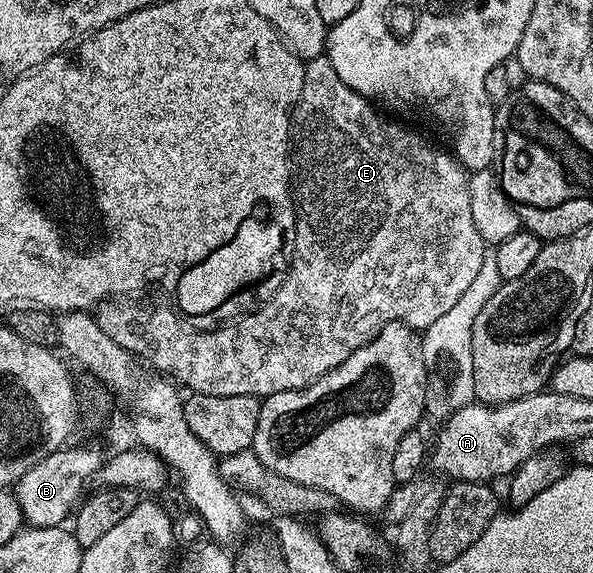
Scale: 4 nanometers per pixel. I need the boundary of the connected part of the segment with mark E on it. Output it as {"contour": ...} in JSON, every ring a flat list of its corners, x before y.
{"contour":[[325,56,311,58,305,63,304,88,300,88,300,96,292,111,292,154,296,159,296,189,292,197,295,201,294,232,292,235,292,265,286,272,286,278,276,288,269,302,262,303,257,310,249,311,217,328,191,328,185,326,179,315,166,306,137,306,134,300,111,298,98,303,96,317,104,336,109,336,113,342,120,344,129,354,141,360,151,371,157,372,167,379,173,380,179,387,204,396,248,396,254,395,261,400,268,394,299,390,327,374,332,368,344,364,356,348,370,342,378,334,379,328,389,322,403,322,413,330,425,332,460,296,464,296,468,284,480,272,480,264,488,253,487,243,482,241,480,232,476,232,476,224,472,220,472,203,468,201,468,184,470,174,453,153,445,149,437,150,429,146,420,135,398,122,389,122,382,114,373,110,371,99,362,98,340,76,336,76,336,68]]}

